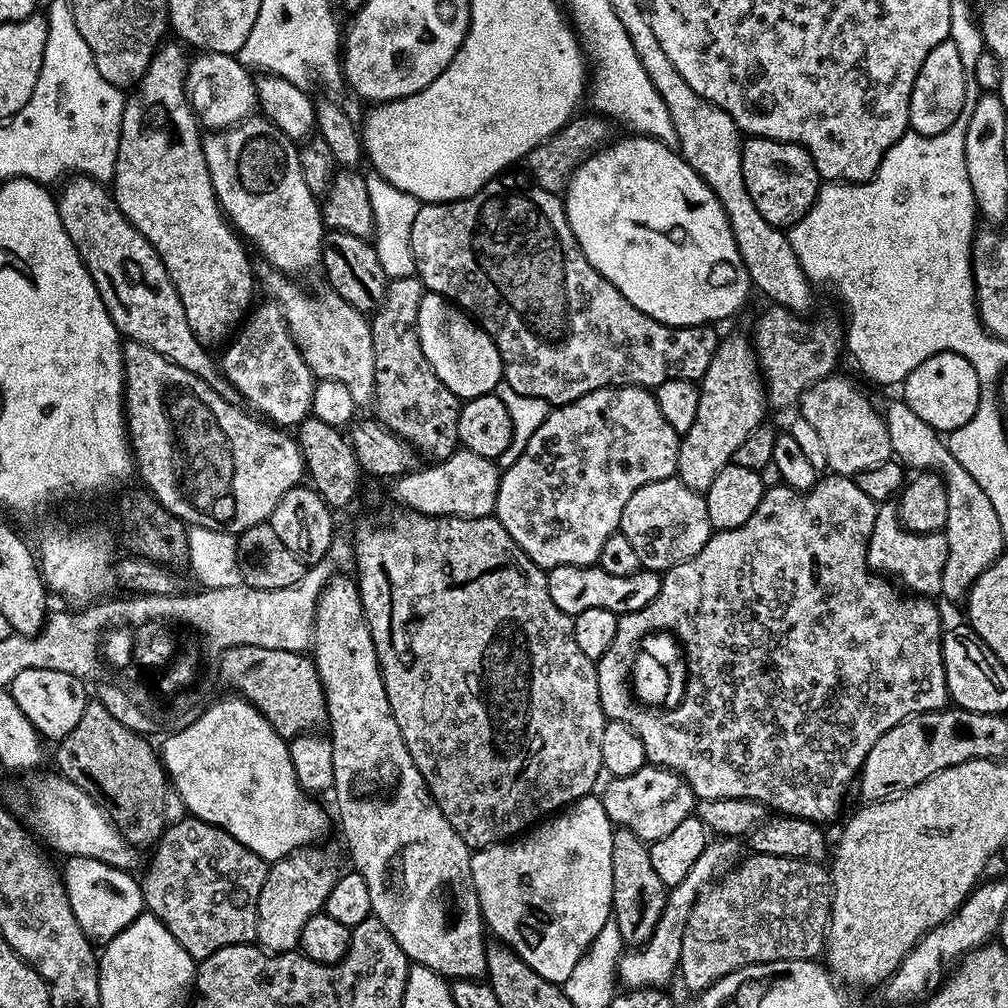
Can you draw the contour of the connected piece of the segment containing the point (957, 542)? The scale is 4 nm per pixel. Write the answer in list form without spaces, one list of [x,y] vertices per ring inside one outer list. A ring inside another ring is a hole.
[[[911,407],[898,409],[887,415],[888,433],[890,434],[893,455],[907,467],[918,472],[933,471],[944,479],[948,487],[948,521],[942,529],[948,543],[948,557],[942,574],[940,592],[948,600],[963,601],[968,589],[989,566],[1005,551],[1006,542],[1002,538],[1002,522],[998,522],[998,514],[990,498],[986,498],[986,490],[962,470],[962,466],[947,448],[937,429],[929,426]]]

